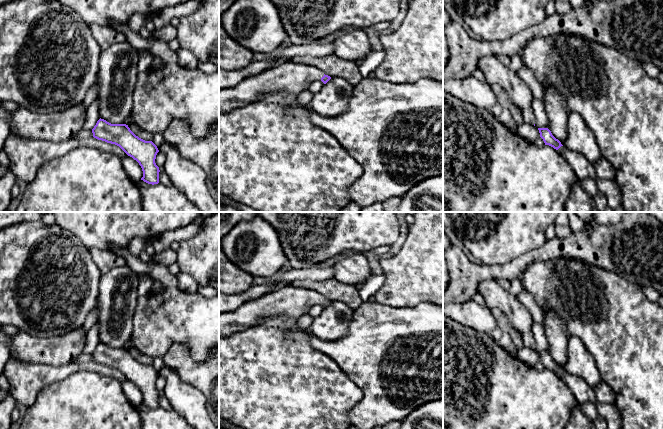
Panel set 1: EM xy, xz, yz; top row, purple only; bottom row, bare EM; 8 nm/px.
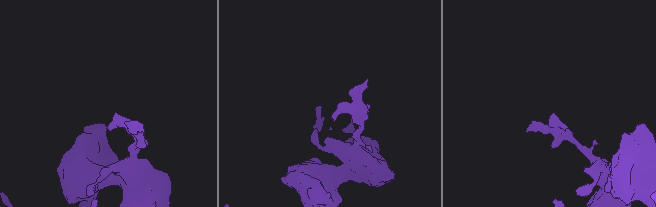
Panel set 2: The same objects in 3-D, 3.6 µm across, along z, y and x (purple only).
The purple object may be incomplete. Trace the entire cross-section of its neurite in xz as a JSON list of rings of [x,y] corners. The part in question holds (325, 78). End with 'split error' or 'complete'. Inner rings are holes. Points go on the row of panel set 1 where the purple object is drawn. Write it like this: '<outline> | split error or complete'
[[[286,61],[281,65],[266,69],[257,75],[250,75],[232,88],[219,89],[219,112],[227,112],[243,107],[262,98],[268,92],[291,92],[299,94],[307,90],[313,81],[321,80],[326,84],[331,79],[319,68],[292,61]]] | split error

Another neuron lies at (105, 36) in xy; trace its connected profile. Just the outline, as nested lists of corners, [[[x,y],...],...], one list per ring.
[[[91,24],[90,31],[101,50],[105,50],[115,43],[126,41],[123,33],[116,31],[110,26]]]

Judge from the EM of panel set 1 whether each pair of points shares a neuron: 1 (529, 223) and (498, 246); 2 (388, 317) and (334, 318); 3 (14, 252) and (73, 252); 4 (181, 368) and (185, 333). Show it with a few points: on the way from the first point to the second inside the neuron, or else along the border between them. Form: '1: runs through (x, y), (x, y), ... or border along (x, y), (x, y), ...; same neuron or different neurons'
1: runs through (521, 223), (506, 238); same neuron
2: border along (354, 310), (348, 332), (339, 338); different neurons
3: runs through (29, 248), (41, 240), (53, 252), (58, 252); same neuron
4: border along (163, 355), (171, 345), (182, 344), (200, 362); different neurons

